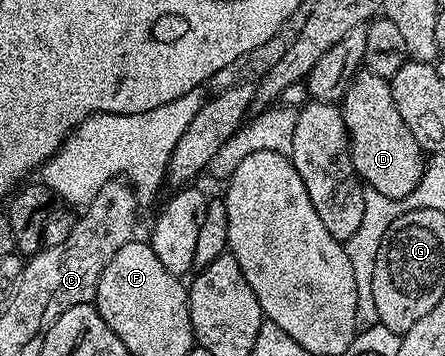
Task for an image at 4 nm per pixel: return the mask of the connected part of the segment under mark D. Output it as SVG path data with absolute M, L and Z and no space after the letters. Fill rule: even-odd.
M368 71L357 73L347 87L339 108L349 132L349 154L357 176L368 188L379 191L379 195L411 195L425 174L427 157L415 135L411 135L407 123L403 123L399 107L395 107L389 81Z

